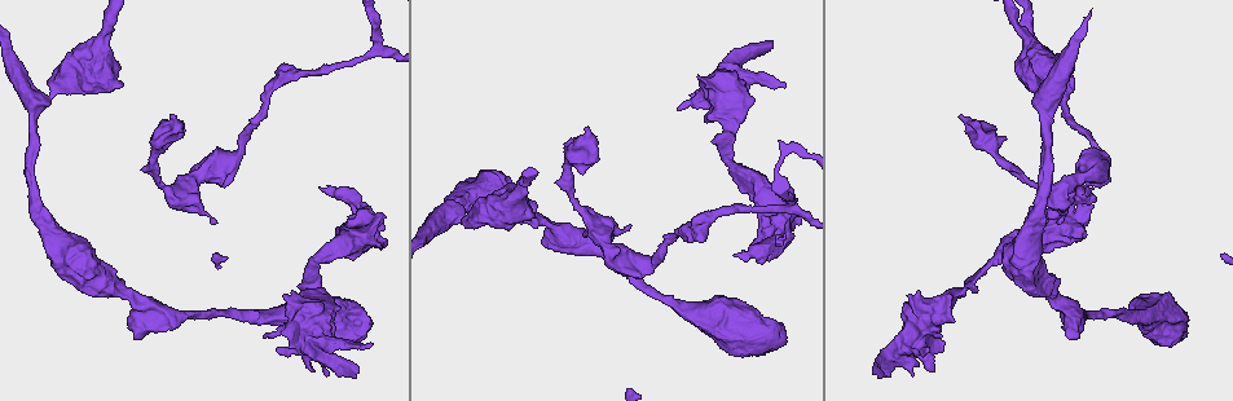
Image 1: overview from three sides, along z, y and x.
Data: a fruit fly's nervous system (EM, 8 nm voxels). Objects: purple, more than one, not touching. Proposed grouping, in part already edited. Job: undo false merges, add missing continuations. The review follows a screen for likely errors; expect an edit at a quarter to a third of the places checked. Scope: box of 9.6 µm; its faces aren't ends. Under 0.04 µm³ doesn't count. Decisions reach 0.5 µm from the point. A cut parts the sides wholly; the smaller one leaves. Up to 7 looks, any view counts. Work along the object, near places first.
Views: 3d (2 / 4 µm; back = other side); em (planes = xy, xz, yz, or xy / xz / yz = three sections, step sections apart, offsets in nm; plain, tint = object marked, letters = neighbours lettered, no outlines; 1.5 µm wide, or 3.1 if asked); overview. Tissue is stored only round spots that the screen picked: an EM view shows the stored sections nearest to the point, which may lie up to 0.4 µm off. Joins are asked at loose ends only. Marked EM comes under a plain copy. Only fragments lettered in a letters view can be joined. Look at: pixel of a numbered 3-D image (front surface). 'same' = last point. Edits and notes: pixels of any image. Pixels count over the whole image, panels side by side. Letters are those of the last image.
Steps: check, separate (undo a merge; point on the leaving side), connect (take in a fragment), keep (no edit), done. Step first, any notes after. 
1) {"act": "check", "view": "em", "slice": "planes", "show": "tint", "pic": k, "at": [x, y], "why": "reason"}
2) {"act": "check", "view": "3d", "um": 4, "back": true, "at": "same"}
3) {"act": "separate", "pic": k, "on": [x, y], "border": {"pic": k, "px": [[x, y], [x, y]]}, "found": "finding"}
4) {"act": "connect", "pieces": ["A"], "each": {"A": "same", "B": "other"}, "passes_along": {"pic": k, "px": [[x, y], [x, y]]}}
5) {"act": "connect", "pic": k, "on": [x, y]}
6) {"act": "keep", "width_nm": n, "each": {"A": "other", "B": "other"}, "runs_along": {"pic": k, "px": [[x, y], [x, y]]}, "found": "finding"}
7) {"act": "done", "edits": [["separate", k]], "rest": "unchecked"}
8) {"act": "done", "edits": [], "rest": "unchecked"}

{"act": "check", "view": "3d", "um": 4, "pic": 1, "at": [366, 327], "why": "thick end"}

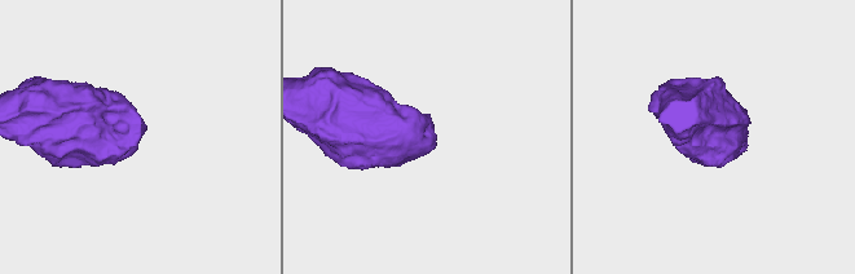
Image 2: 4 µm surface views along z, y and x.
{"act": "check", "view": "em", "slice": "planes", "show": "letters", "pic": 2, "at": [140, 135], "why": "now the EM"}

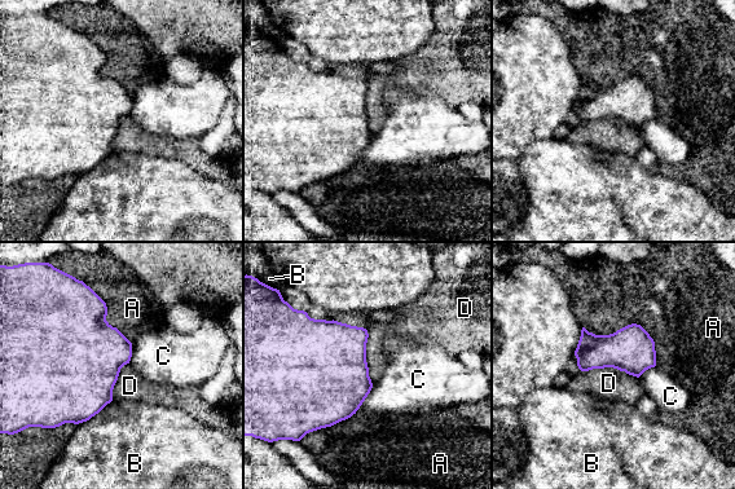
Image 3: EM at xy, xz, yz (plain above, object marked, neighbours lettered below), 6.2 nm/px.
{"act": "keep", "each": {"A": "other", "B": "other", "C": "other", "D": "other"}, "border": {"pic": 3, "px": [[580, 369], [616, 368], [637, 378]]}, "found": "none of them fits"}

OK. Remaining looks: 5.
{"act": "check", "view": "3d", "um": 2, "pic": 1, "at": [726, 147]}

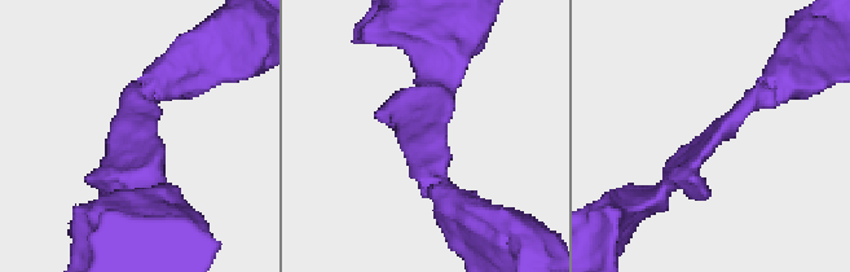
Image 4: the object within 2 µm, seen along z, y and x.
{"act": "check", "view": "em", "slice": "planes", "show": "letters", "pic": 4, "at": [423, 141], "arm_widths_nm": [240, 280], "why": "need the tissue"}

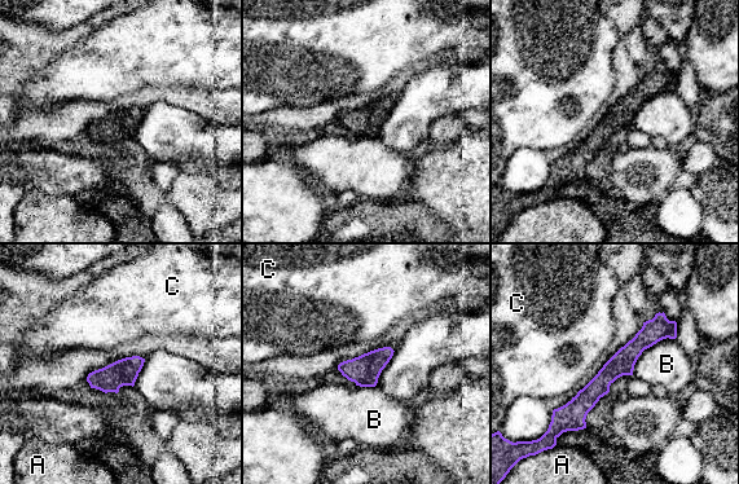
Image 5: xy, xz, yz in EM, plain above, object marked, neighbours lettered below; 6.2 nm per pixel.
{"act": "keep", "width_nm": 150, "each": {"A": "other", "B": "other", "C": "other"}, "border": {"pic": 5, "px": [[676, 337], [647, 347], [632, 374]]}, "found": "one neuron here"}

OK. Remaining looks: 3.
{"act": "check", "view": "em", "slice": "xy", "step": 4, "show": "letters", "pic": 1, "at": [356, 375], "why": "branch stops here"}

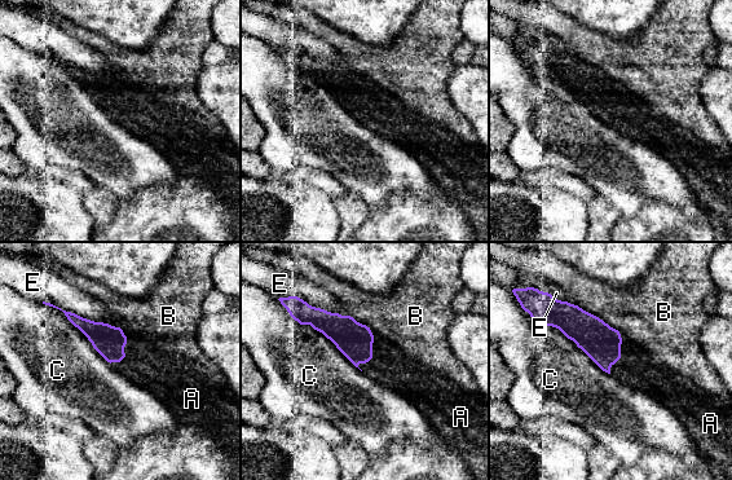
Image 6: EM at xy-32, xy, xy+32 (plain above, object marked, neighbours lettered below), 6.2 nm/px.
{"act": "check", "view": "em", "slice": "planes", "show": "letters", "at": "same", "why": "another direction"}

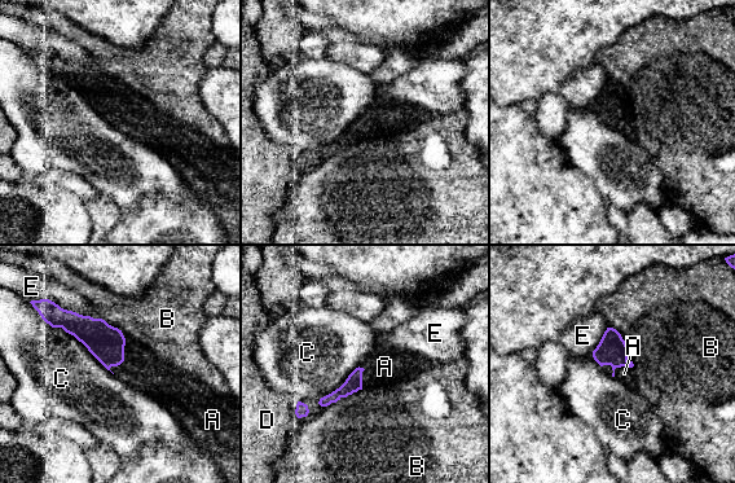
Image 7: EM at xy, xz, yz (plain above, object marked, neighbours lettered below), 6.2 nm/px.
{"act": "connect", "pieces": ["A"], "each": {"A": "same", "B": "other", "C": "other", "D": "other", "E": "other"}, "passes_along": {"pic": 7, "px": [[612, 350], [617, 367], [624, 373]]}, "found": "the neuron continues"}

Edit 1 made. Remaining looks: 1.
{"act": "done", "edits": [["connect", 7]], "rest": "unchecked"}

